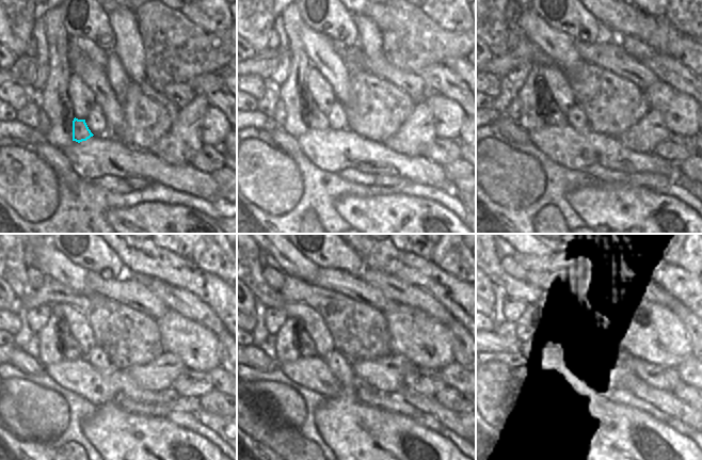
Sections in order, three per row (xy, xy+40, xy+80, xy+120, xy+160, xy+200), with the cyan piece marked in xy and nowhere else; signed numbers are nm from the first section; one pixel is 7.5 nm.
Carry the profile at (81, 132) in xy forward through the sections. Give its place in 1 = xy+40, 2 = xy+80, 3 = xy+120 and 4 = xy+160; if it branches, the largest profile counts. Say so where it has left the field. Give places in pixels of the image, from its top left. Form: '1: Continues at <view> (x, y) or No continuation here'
1: Continues at xy+40 (317, 121)
2: Continues at xy+80 (553, 116)
3: Continues at xy+120 (70, 350)
4: Continues at xy+160 (306, 348).

